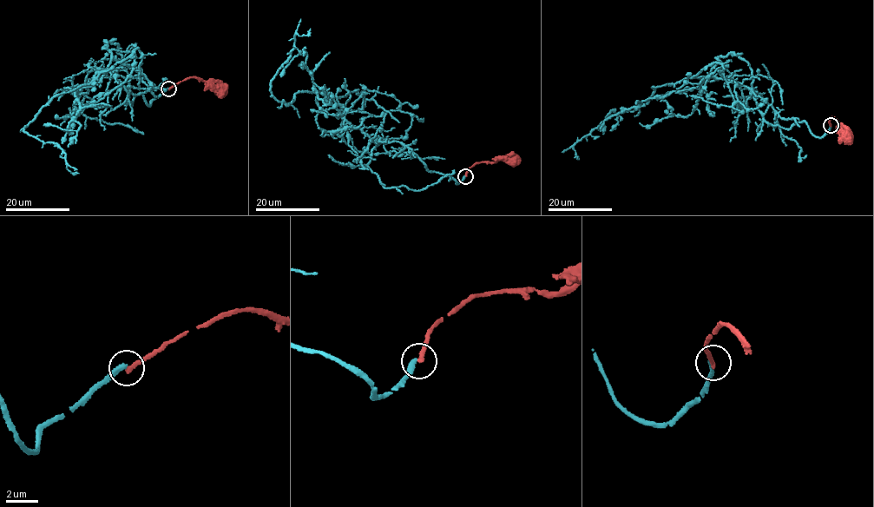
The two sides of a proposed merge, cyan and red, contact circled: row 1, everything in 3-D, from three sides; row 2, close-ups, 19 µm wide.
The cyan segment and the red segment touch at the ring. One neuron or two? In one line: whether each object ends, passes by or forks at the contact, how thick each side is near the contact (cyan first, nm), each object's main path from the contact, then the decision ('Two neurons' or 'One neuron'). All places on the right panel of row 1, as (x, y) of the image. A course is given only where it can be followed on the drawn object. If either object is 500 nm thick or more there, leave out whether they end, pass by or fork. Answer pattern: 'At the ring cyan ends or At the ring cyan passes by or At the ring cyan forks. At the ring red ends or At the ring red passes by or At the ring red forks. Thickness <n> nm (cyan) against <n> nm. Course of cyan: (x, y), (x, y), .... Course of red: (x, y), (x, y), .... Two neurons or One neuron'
At the ring cyan ends. At the ring red ends. Thickness 320 nm (cyan) against 280 nm. Course of cyan: (831, 124), (819, 137), (805, 121), (772, 125), (744, 86), (688, 77), (607, 116), (574, 157). Course of red: (831, 125), (830, 119), (836, 118), (846, 135). Two neurons

